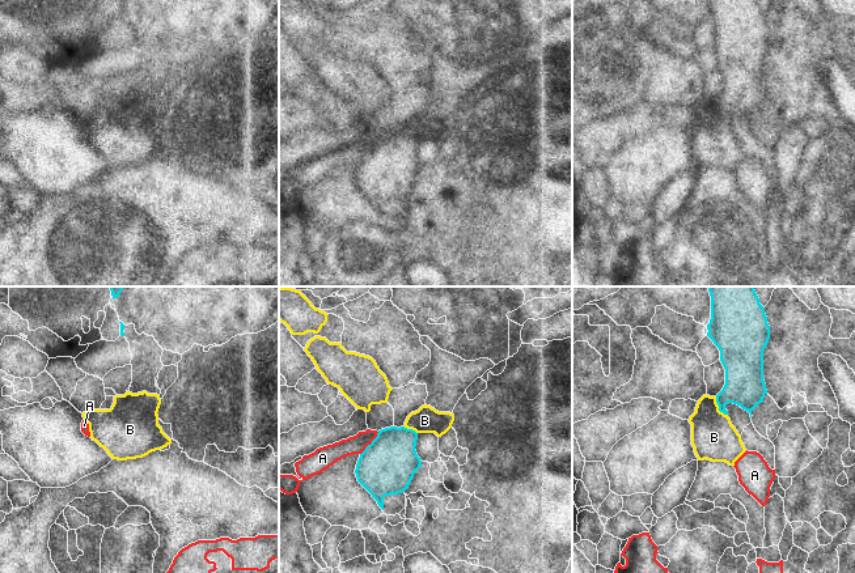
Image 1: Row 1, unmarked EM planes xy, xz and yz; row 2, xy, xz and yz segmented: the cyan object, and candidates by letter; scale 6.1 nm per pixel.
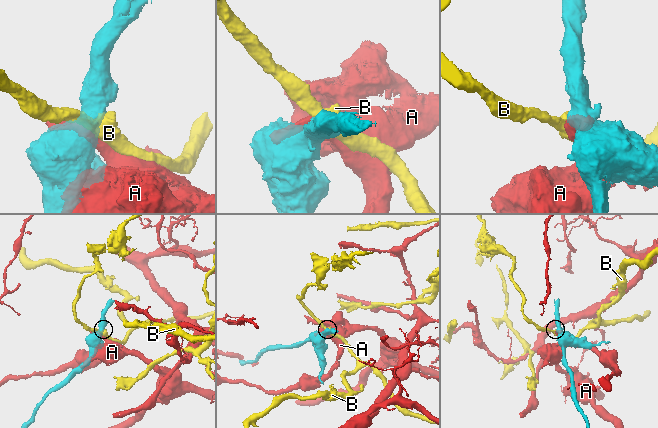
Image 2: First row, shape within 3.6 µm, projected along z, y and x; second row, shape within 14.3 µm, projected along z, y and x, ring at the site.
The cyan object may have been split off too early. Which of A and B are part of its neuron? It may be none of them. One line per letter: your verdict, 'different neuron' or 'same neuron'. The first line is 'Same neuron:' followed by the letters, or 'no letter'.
Same neuron: no letter
A: different neuron
B: different neuron

